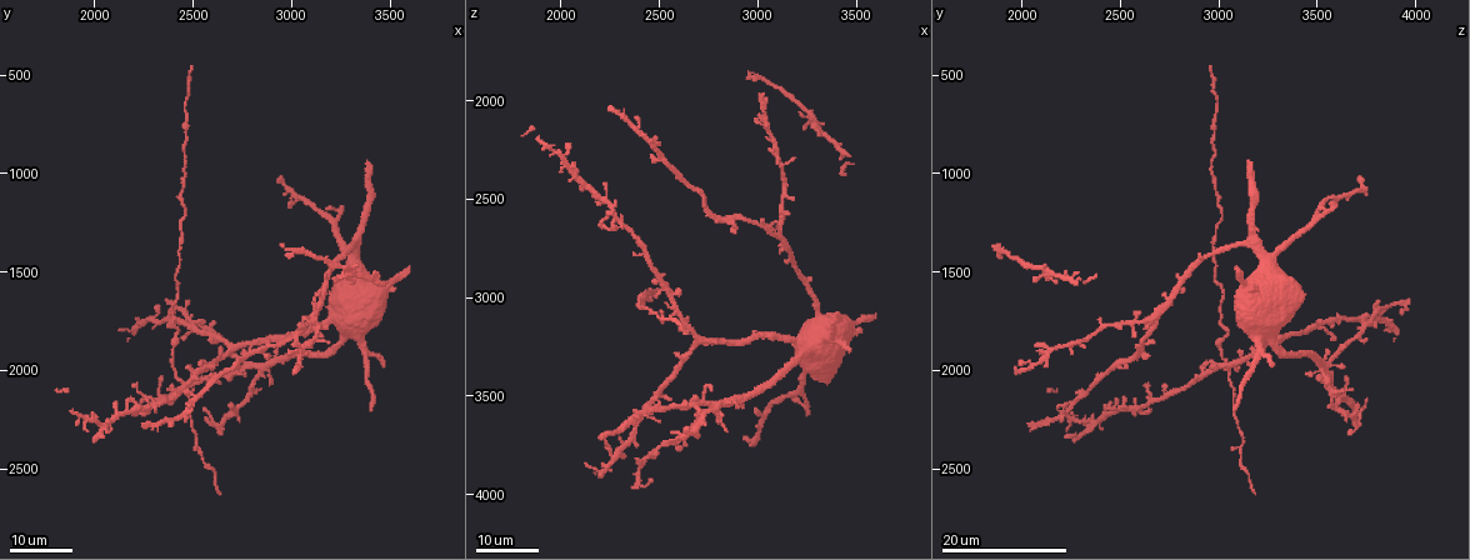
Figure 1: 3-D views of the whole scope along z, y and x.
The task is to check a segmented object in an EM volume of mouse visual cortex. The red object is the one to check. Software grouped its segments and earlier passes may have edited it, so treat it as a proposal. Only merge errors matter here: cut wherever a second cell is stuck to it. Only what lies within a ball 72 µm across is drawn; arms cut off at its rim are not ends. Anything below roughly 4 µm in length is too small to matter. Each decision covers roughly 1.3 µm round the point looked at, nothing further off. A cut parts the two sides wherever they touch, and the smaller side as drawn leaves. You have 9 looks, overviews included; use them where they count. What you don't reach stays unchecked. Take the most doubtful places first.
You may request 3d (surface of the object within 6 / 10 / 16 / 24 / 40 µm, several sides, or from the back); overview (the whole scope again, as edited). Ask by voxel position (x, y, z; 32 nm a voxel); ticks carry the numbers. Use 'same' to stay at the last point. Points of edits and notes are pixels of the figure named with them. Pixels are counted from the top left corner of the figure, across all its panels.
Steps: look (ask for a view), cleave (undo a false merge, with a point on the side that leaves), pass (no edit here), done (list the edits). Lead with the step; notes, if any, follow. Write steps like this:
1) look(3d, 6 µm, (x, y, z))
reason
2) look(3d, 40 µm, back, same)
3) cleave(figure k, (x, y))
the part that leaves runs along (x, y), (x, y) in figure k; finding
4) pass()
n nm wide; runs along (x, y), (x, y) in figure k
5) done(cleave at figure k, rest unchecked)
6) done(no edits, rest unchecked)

look(3d, 16 µm, (2520, 2000, 2950))
three arms meet

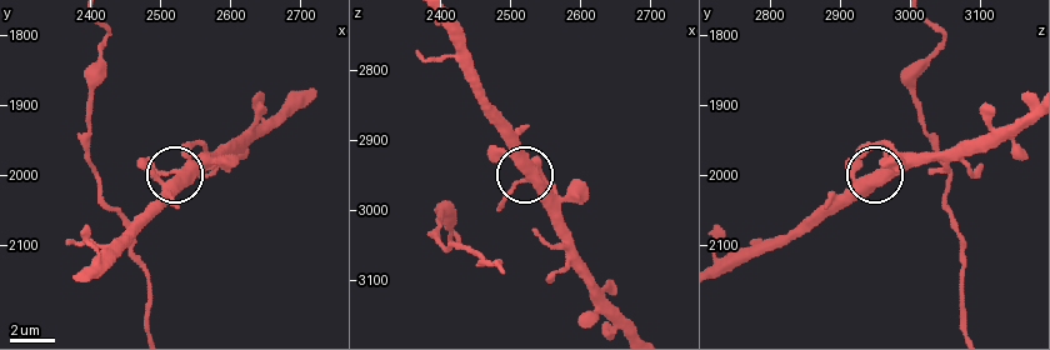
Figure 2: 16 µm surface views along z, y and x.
look(3d, 10 µm, same)

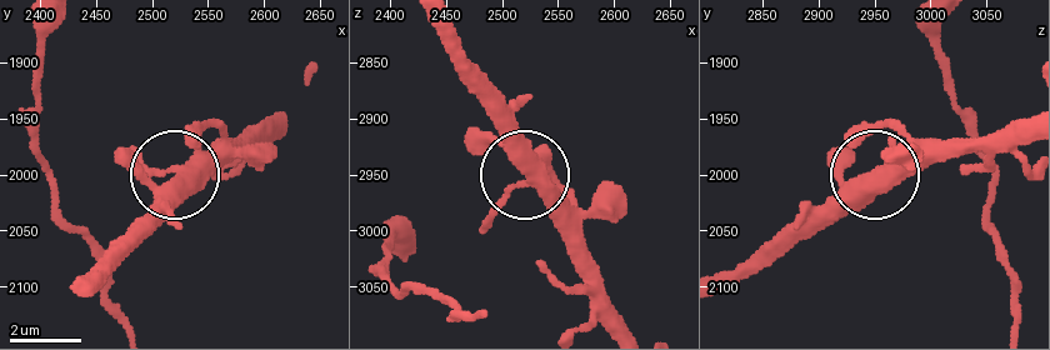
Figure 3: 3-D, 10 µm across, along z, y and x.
pass()
350 nm wide; all the same cell

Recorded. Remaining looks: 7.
look(3d, 16 µm, (3140, 1780, 2410))
branch point

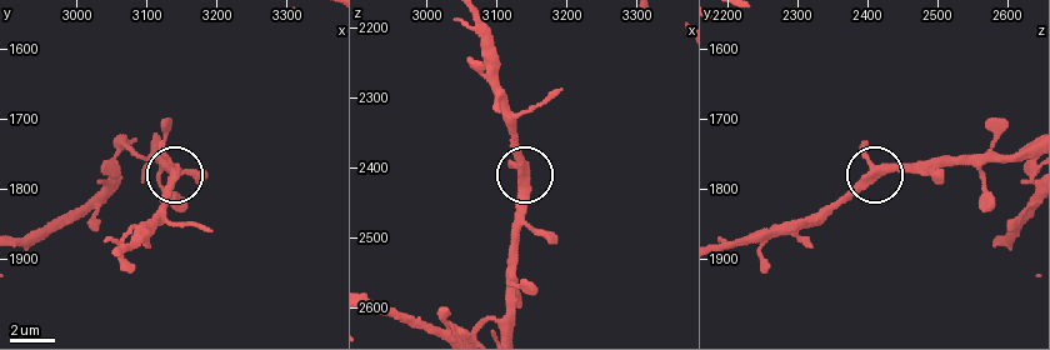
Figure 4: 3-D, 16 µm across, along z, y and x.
look(3d, 6 µm, (3140, 1775, 2410))

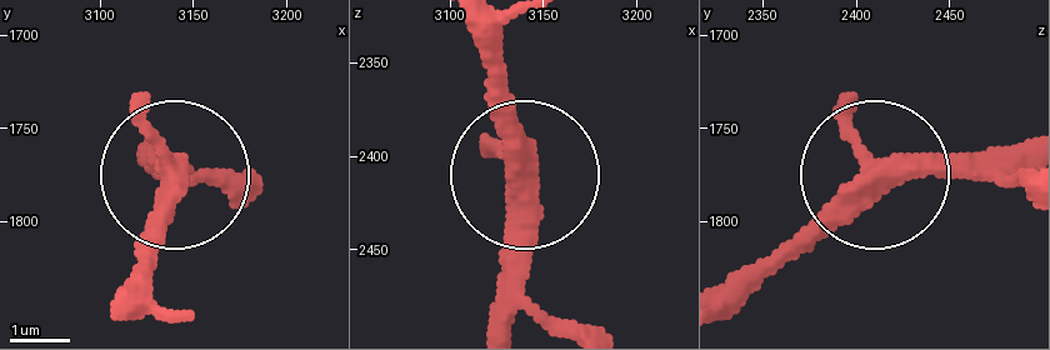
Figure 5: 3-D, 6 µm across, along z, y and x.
pass()
350 nm wide; runs along (503, 324), (518, 115), (503, 75) in figure 5; one cell here

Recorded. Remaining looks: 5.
look(3d, 24 µm, (2420, 2010, 3070))

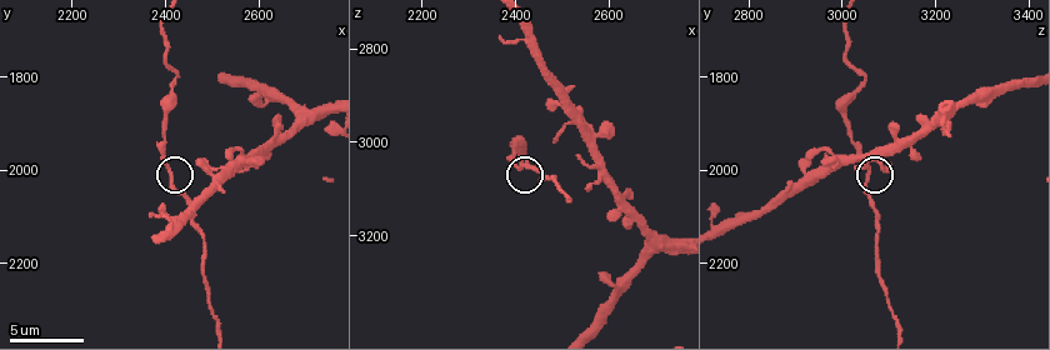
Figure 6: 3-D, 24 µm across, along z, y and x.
look(3d, 6 µm, (2415, 2005, 3055))

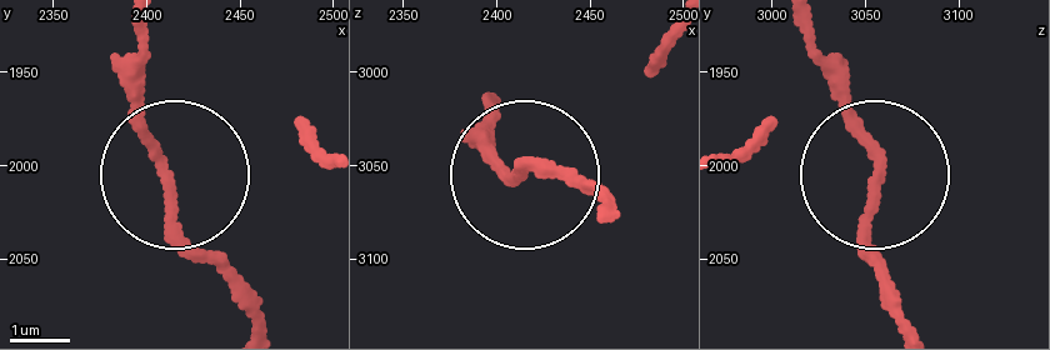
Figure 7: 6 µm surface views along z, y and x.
pass()
side arm 24 µm; one cell here

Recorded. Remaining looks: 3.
look(3d, 16 µm, (2410, 1835, 3020))
calibre changes

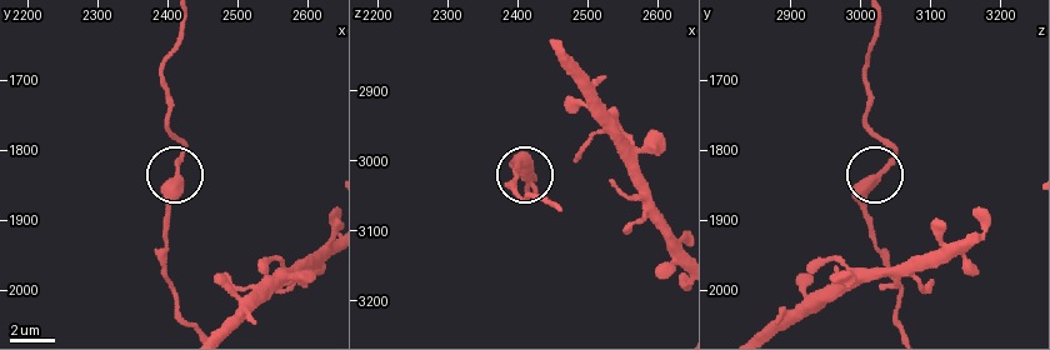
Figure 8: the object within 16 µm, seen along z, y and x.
pass()
one cell here

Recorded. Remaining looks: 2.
done(no edits, rest unchecked)

